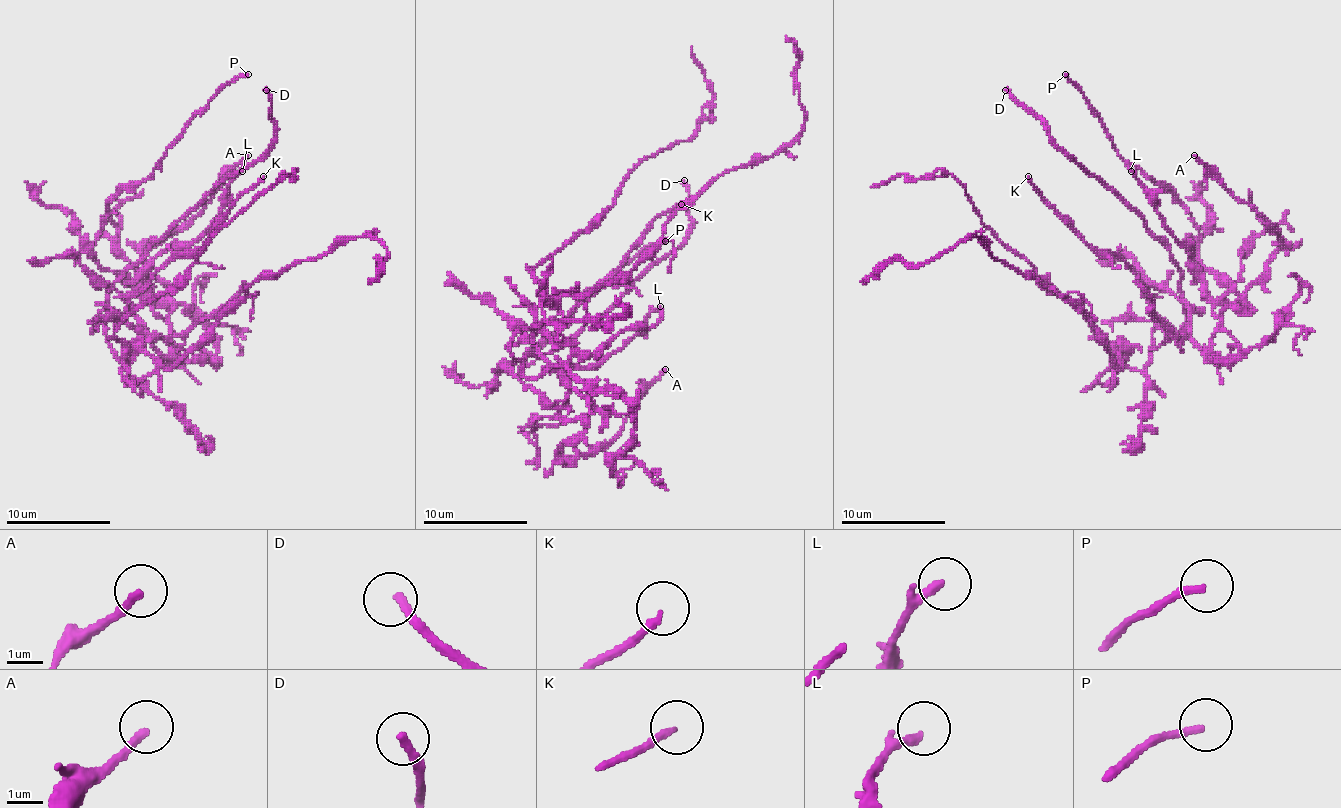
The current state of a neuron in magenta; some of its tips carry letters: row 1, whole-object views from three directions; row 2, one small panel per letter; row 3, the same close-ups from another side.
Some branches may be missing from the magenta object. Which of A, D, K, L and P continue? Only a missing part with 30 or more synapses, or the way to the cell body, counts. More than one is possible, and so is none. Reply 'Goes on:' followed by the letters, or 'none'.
Goes on: D

